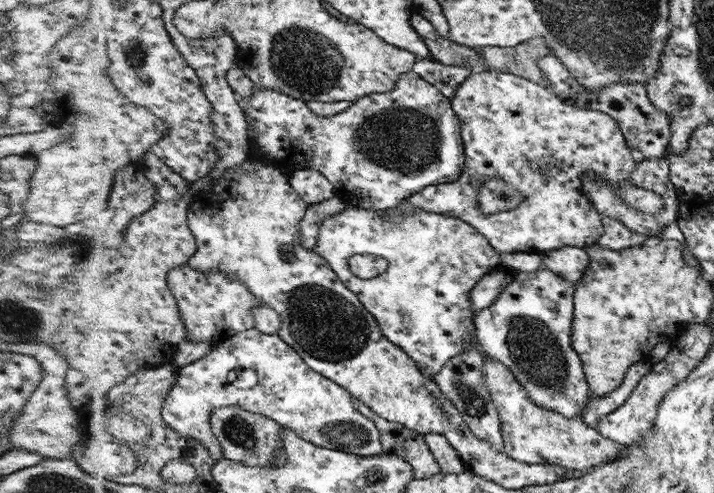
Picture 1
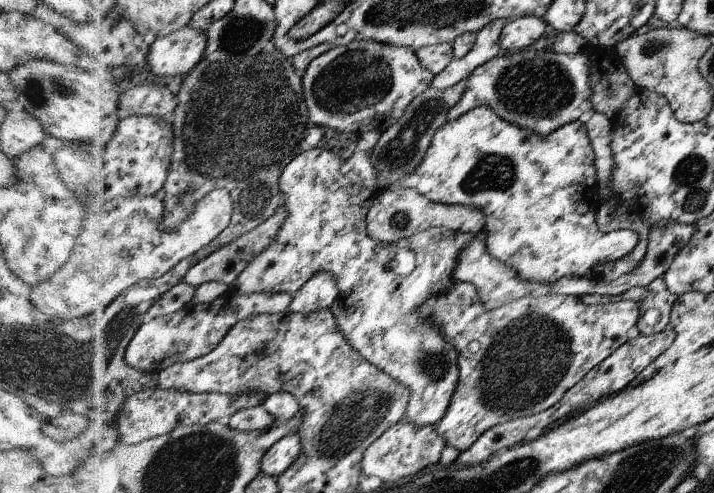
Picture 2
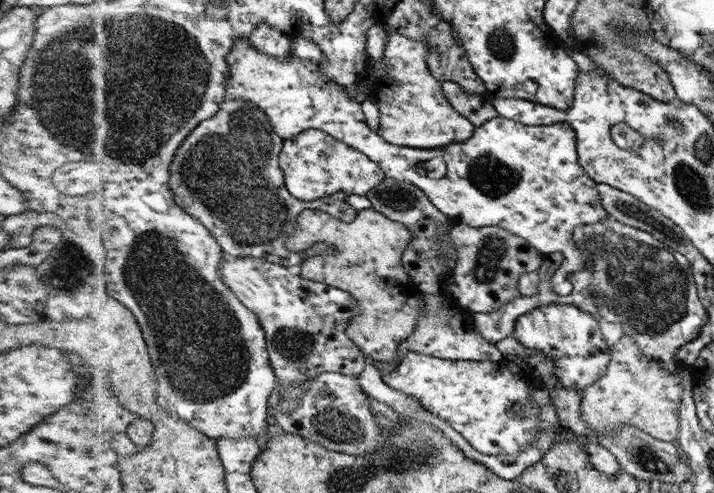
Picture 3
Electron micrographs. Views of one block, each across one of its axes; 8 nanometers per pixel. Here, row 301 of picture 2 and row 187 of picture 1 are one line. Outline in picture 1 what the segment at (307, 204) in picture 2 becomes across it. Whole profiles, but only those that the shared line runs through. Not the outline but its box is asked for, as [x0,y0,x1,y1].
[243,71,465,212]

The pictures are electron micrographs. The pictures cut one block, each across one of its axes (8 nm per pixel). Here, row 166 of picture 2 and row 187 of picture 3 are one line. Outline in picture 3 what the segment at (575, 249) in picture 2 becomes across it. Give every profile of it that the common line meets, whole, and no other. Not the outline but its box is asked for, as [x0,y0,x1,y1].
[229,37,608,296]

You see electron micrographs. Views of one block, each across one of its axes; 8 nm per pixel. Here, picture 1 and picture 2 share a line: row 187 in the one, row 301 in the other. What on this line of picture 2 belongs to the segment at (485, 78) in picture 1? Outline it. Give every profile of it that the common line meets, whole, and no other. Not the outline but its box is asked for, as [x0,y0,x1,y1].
[418,282,640,450]

